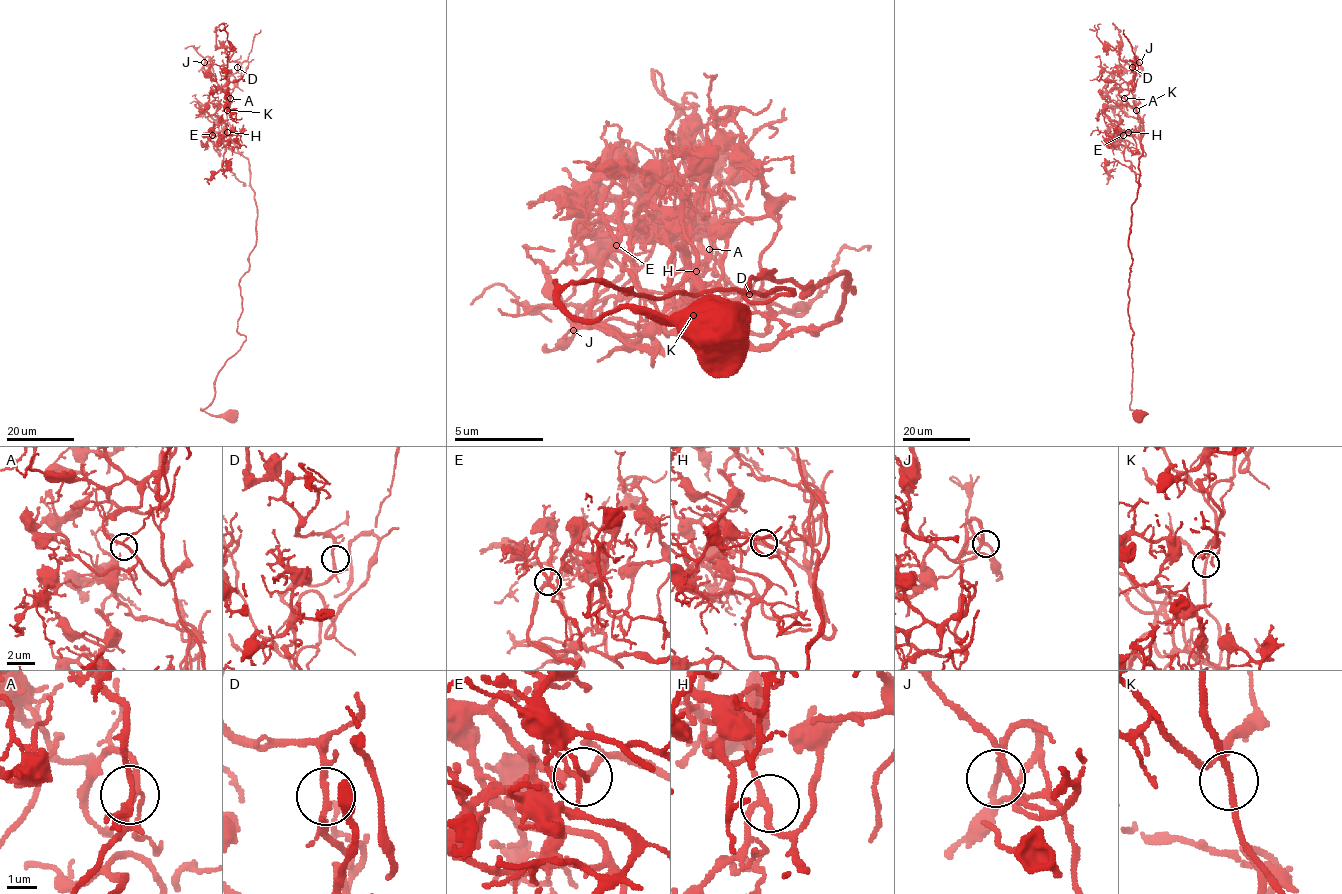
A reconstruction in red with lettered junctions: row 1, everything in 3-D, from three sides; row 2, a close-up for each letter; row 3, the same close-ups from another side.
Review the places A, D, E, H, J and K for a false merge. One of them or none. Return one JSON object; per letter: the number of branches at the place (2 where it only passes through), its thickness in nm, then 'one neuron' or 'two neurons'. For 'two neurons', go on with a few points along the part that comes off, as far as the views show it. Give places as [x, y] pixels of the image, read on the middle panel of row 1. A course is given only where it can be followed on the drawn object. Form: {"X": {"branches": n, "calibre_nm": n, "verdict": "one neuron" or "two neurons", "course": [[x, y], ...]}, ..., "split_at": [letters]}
{"A": {"branches": 3, "calibre_nm": 180, "verdict": "one neuron"}, "D": {"branches": 3, "calibre_nm": 170, "verdict": "one neuron"}, "E": {"branches": 3, "calibre_nm": 180, "verdict": "one neuron"}, "H": {"branches": 3, "calibre_nm": 180, "verdict": "one neuron"}, "J": {"branches": 3, "calibre_nm": 160, "verdict": "one neuron"}, "K": {"branches": 3, "calibre_nm": 150, "verdict": "one neuron"}, "split_at": []}

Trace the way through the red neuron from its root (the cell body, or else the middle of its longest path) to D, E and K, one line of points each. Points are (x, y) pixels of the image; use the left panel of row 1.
D: (230, 415), (201, 410), (246, 338), (239, 279), (257, 206), (227, 120), (237, 67)
E: (230, 415), (201, 410), (246, 338), (239, 279), (257, 206), (249, 162), (212, 135)
K: (230, 415), (201, 410), (246, 338), (237, 331), (239, 279), (255, 244), (257, 206), (227, 109)

